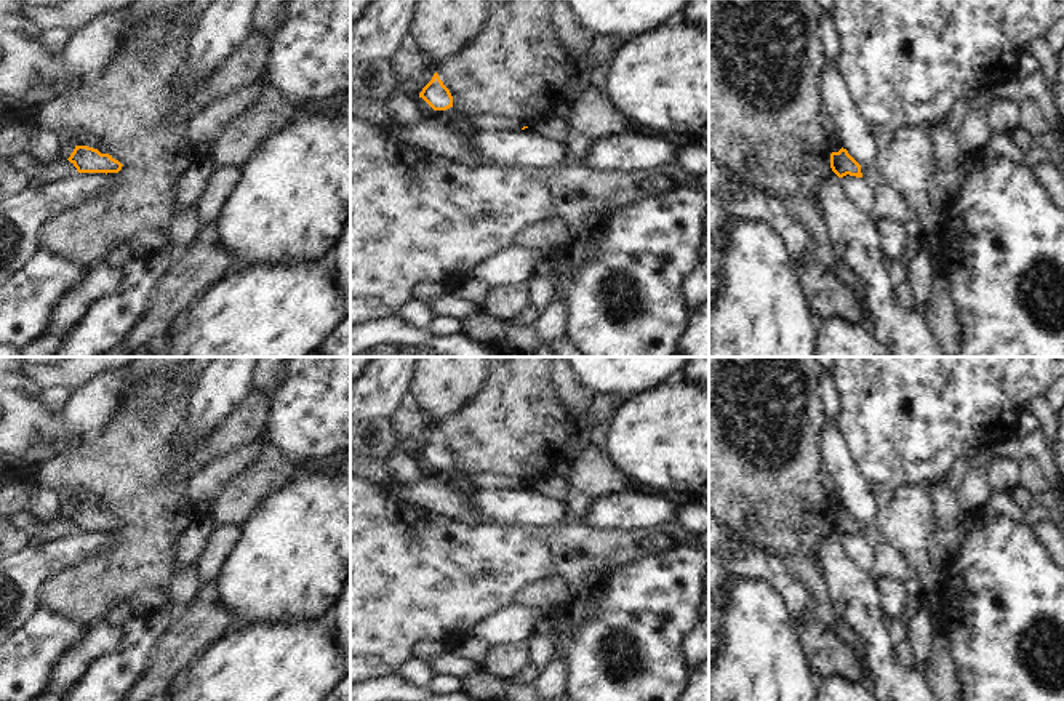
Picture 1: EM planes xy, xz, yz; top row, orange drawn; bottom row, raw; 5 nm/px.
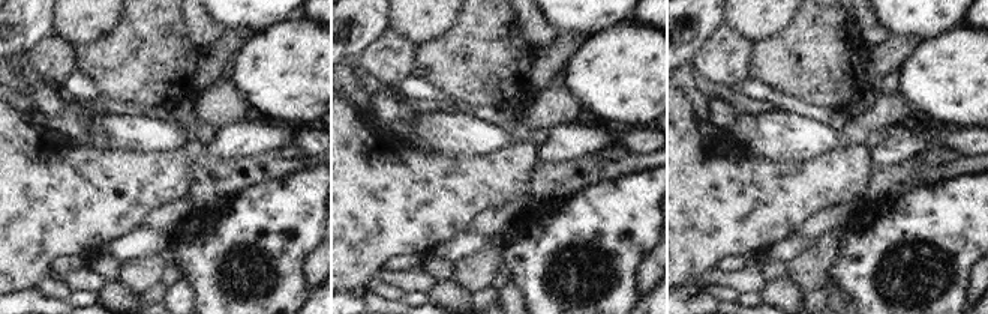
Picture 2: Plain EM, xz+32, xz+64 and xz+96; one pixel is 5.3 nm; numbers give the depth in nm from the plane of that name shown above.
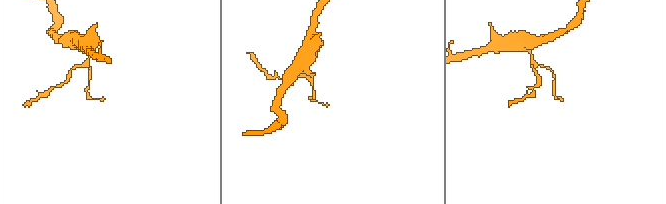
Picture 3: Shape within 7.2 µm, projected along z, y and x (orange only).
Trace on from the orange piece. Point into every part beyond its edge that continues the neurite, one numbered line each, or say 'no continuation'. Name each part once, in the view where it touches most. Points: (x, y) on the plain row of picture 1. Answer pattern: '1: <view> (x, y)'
no continuation

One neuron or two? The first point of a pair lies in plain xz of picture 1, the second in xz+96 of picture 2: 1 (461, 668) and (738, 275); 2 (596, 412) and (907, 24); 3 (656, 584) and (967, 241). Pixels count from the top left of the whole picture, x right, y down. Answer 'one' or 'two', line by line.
1: one
2: two
3: one

